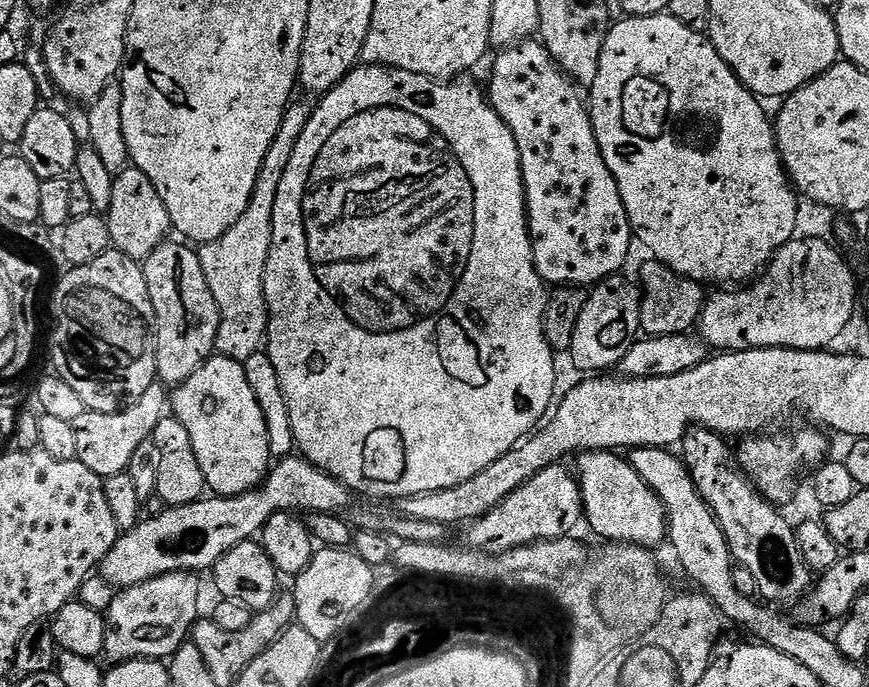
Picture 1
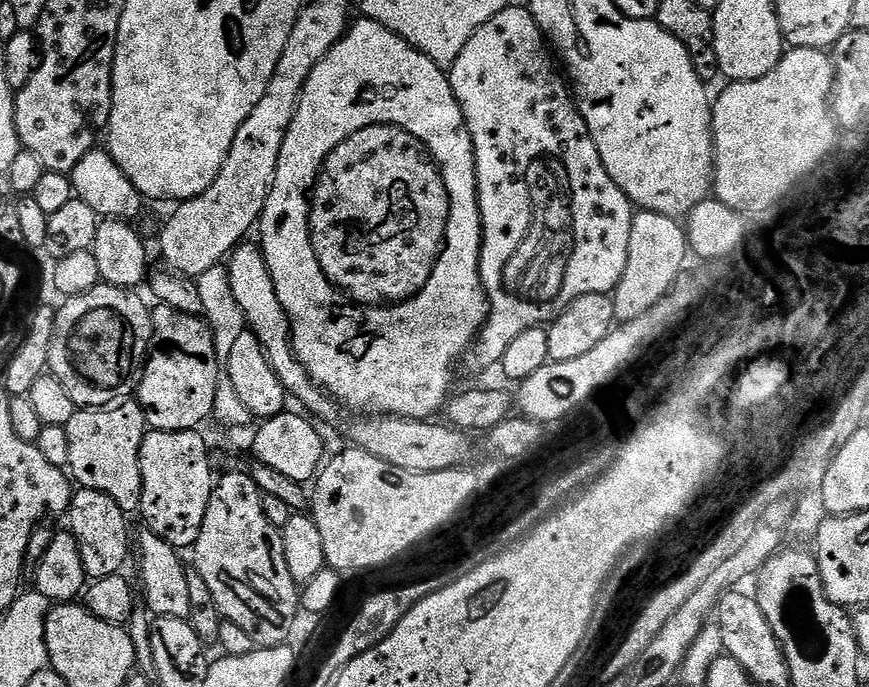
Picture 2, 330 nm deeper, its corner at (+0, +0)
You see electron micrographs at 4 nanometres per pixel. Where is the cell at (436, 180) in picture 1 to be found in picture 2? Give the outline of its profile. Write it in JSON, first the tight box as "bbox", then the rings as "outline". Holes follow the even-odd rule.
{"bbox":[258,20,488,420],"outline":[[[357,20],[357,24],[355,21],[333,46],[330,54],[318,62],[302,90],[294,118],[286,129],[282,154],[278,154],[274,186],[260,216],[258,247],[264,253],[270,278],[274,278],[278,302],[282,302],[288,315],[296,360],[306,370],[308,377],[337,404],[347,411],[349,408],[352,414],[363,414],[368,418],[401,416],[407,420],[428,420],[435,417],[432,415],[439,408],[441,411],[447,405],[453,391],[452,367],[472,347],[472,341],[479,336],[484,321],[488,319],[488,292],[480,277],[482,214],[474,142],[460,104],[454,98],[447,71],[410,46],[410,42],[386,30],[386,26],[373,20]]]}

